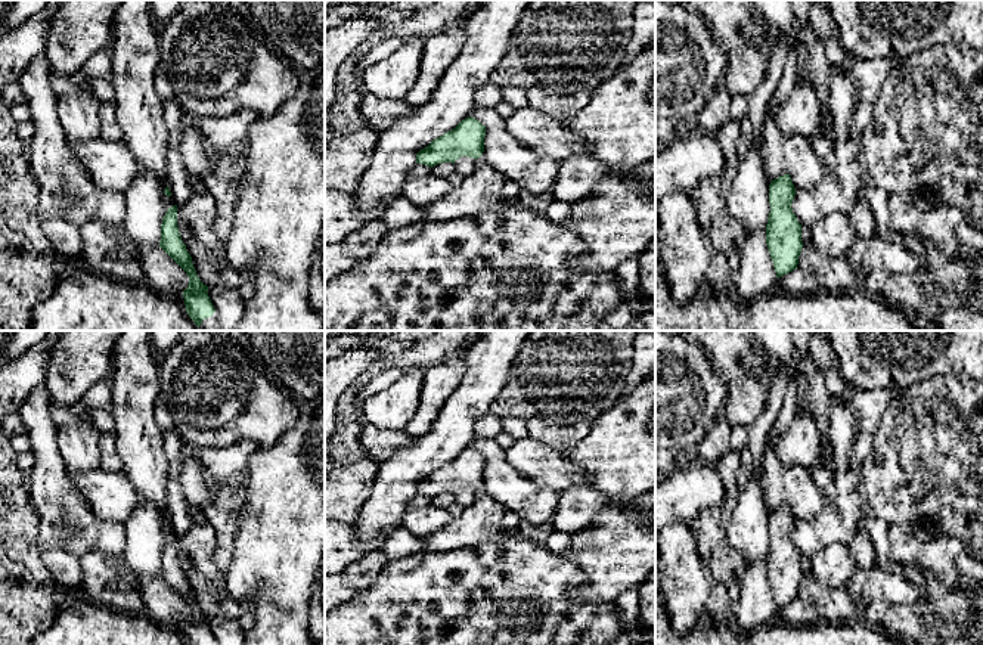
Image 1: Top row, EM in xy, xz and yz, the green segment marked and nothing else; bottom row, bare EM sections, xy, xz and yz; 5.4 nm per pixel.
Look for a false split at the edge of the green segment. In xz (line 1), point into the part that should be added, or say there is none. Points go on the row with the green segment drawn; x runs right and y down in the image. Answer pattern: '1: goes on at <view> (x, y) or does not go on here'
1: does not go on here

